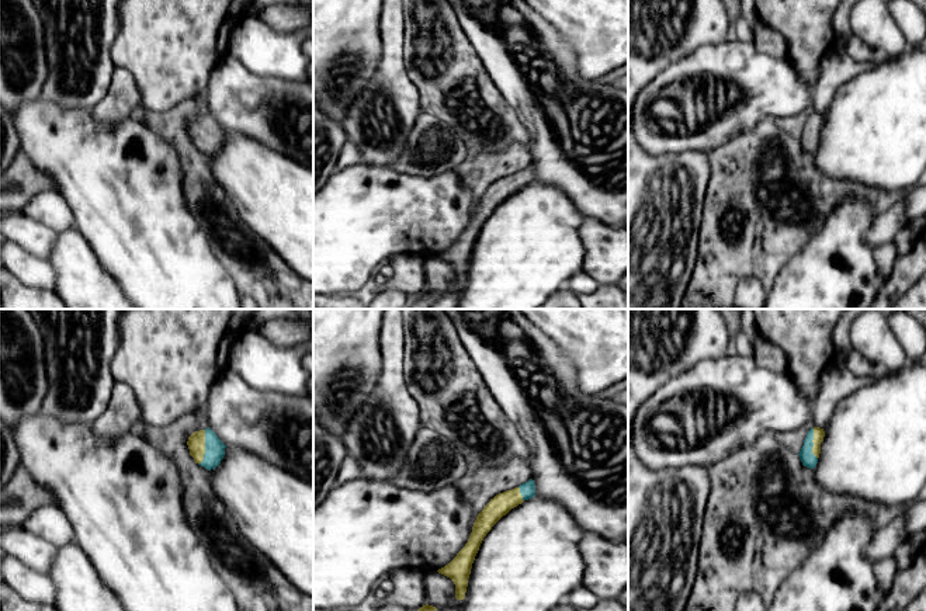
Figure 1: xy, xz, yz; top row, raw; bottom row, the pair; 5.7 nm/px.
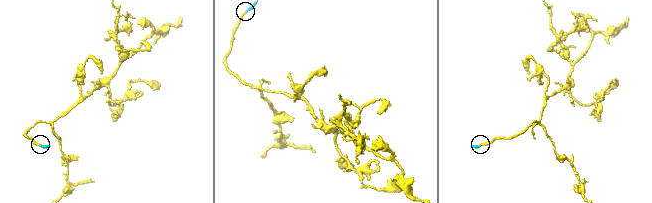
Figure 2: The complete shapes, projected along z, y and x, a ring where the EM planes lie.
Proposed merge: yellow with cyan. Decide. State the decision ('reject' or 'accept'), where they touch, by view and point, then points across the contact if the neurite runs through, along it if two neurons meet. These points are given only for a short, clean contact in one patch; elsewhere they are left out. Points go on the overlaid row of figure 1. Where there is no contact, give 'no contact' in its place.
accept | xy (204, 447) | across xy (196, 443), (204, 447), (214, 447)

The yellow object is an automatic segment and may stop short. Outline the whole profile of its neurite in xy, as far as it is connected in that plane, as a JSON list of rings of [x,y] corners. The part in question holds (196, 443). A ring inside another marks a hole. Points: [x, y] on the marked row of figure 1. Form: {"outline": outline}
{"outline": [[[209,427],[193,433],[188,437],[187,445],[195,464],[208,471],[215,469],[221,464],[226,448]]]}

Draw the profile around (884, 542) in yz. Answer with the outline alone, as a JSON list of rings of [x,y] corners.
[[[906,508],[902,514],[896,515],[889,524],[881,527],[873,535],[866,555],[871,560],[881,560],[894,556],[896,548],[905,542],[906,537]]]

